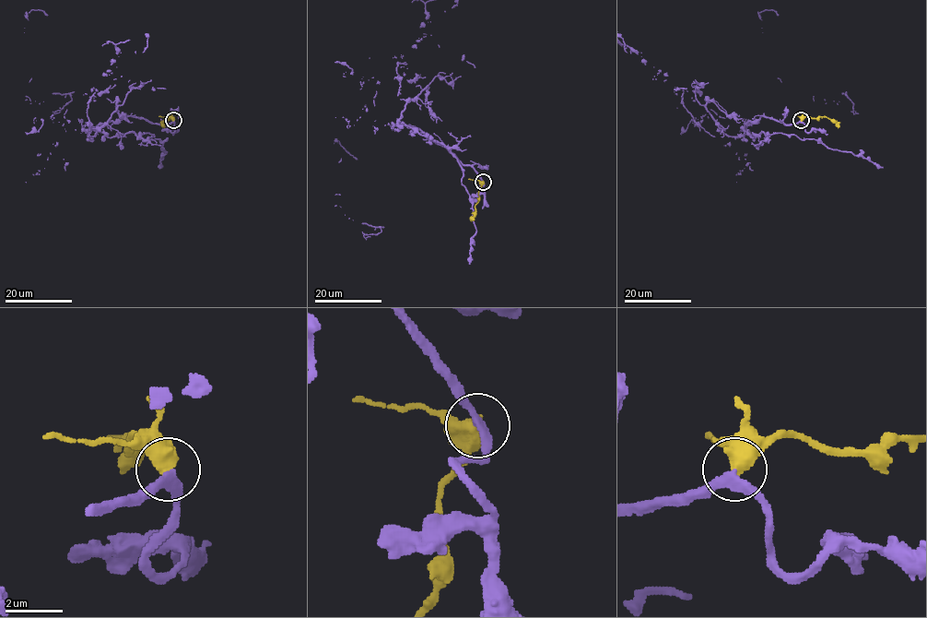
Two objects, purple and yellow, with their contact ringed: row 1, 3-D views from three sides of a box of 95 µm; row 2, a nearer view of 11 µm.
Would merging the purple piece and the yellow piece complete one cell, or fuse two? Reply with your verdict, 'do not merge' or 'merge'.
merge

